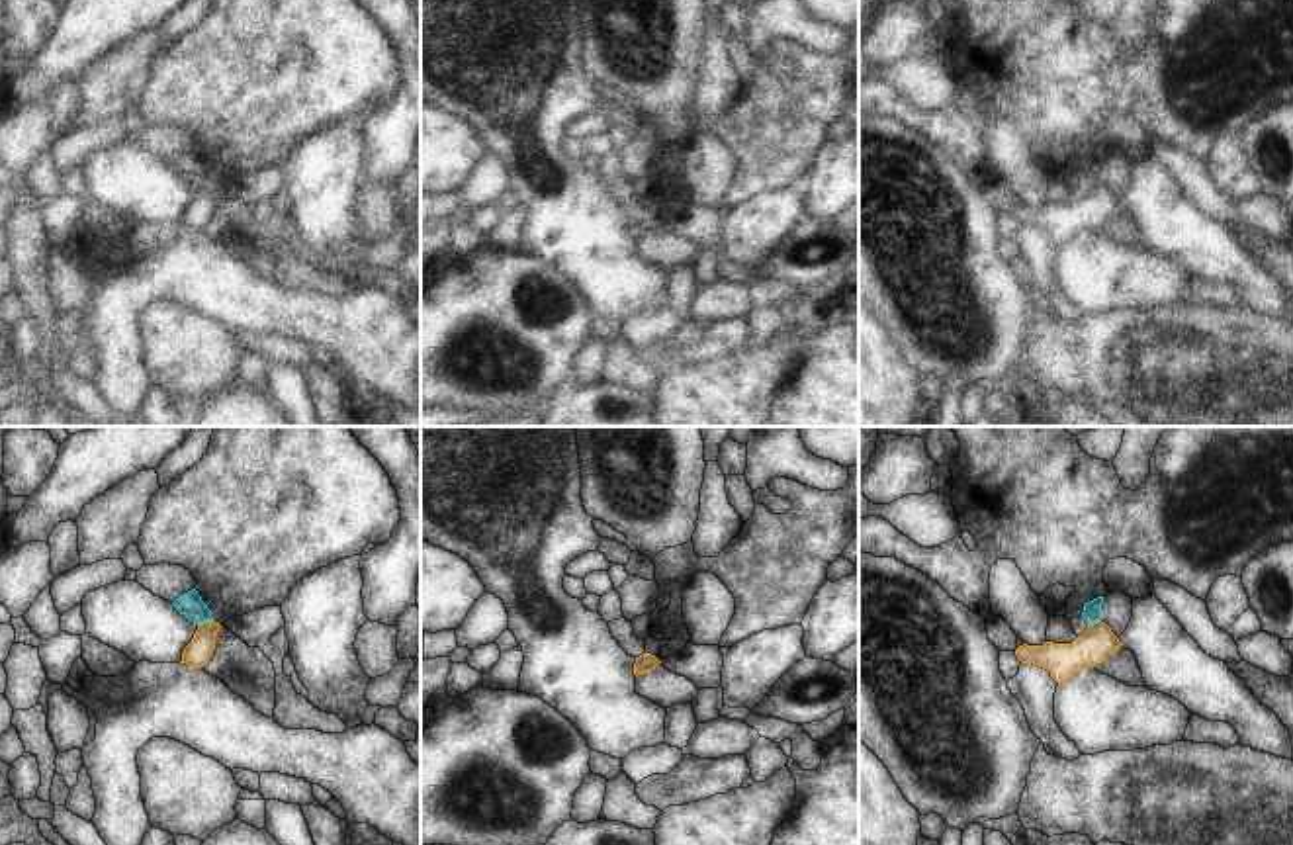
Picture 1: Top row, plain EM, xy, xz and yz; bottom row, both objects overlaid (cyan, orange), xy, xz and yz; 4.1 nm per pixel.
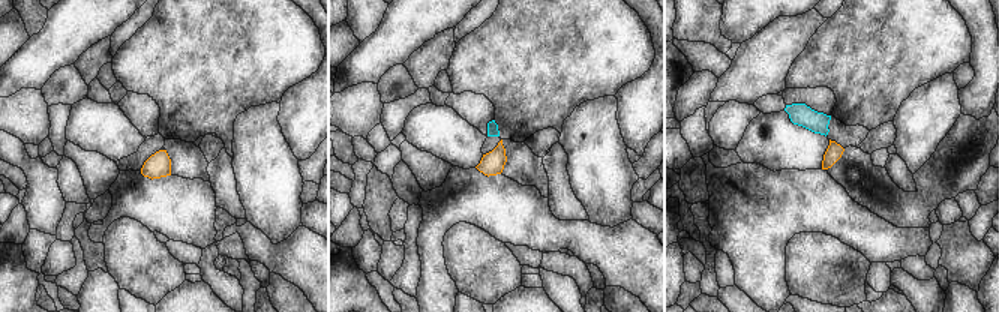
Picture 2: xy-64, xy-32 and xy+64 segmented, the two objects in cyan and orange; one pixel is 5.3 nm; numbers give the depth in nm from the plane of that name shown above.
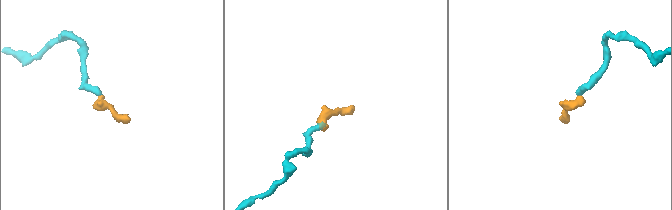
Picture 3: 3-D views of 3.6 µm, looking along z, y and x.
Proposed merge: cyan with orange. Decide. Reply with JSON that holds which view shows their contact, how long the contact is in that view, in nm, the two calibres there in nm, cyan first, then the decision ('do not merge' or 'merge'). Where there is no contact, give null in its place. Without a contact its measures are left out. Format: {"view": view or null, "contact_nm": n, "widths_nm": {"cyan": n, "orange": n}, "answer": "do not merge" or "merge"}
{"view": "xy", "contact_nm": 70, "widths_nm": {"cyan": 100, "orange": 110}, "answer": "merge"}

